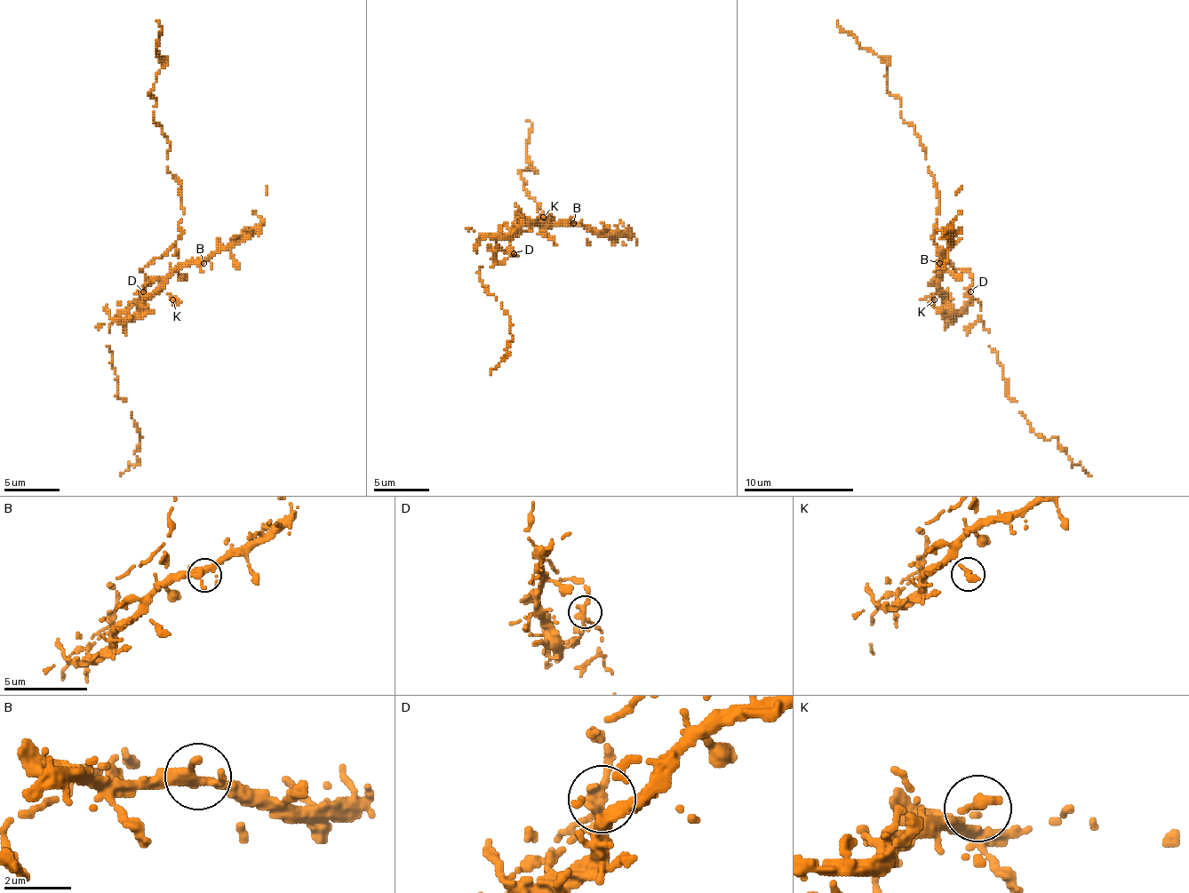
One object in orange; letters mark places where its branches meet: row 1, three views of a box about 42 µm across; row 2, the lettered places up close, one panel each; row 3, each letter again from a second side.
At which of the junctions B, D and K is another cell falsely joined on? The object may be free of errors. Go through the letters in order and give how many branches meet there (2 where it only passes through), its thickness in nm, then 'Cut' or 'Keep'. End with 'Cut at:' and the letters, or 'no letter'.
B: Branches: 3. Thickness 320 nm. Keep
D: Branches: 3. Thickness 300 nm. Cut
K: Branches: 1. Thickness 400 nm. Keep
Cut at: D

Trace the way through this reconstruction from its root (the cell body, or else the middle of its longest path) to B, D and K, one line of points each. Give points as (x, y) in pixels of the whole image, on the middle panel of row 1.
B: (521, 234), (510, 239), (515, 256), (496, 242), (518, 226), (573, 223)
D: (521, 234), (515, 234), (510, 239), (510, 248), (515, 256), (513, 253)
K: (521, 234), (510, 239), (515, 256), (496, 242), (518, 226), (543, 217)

